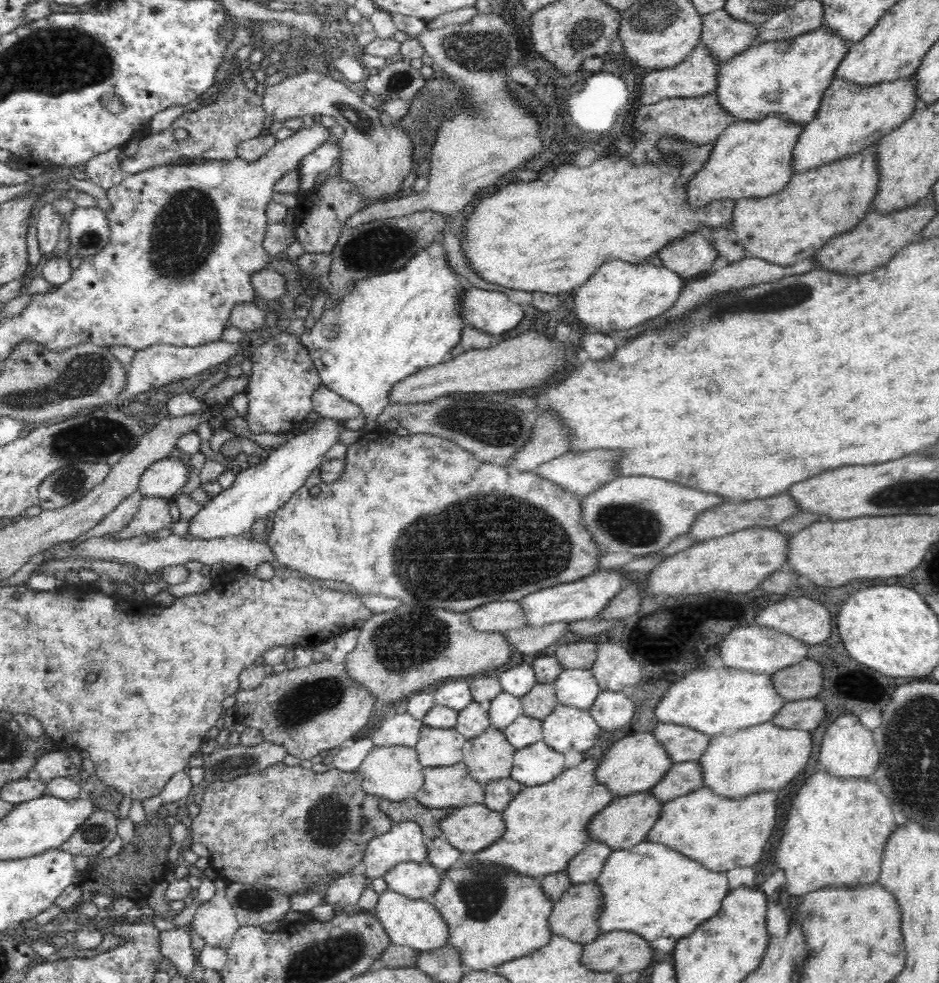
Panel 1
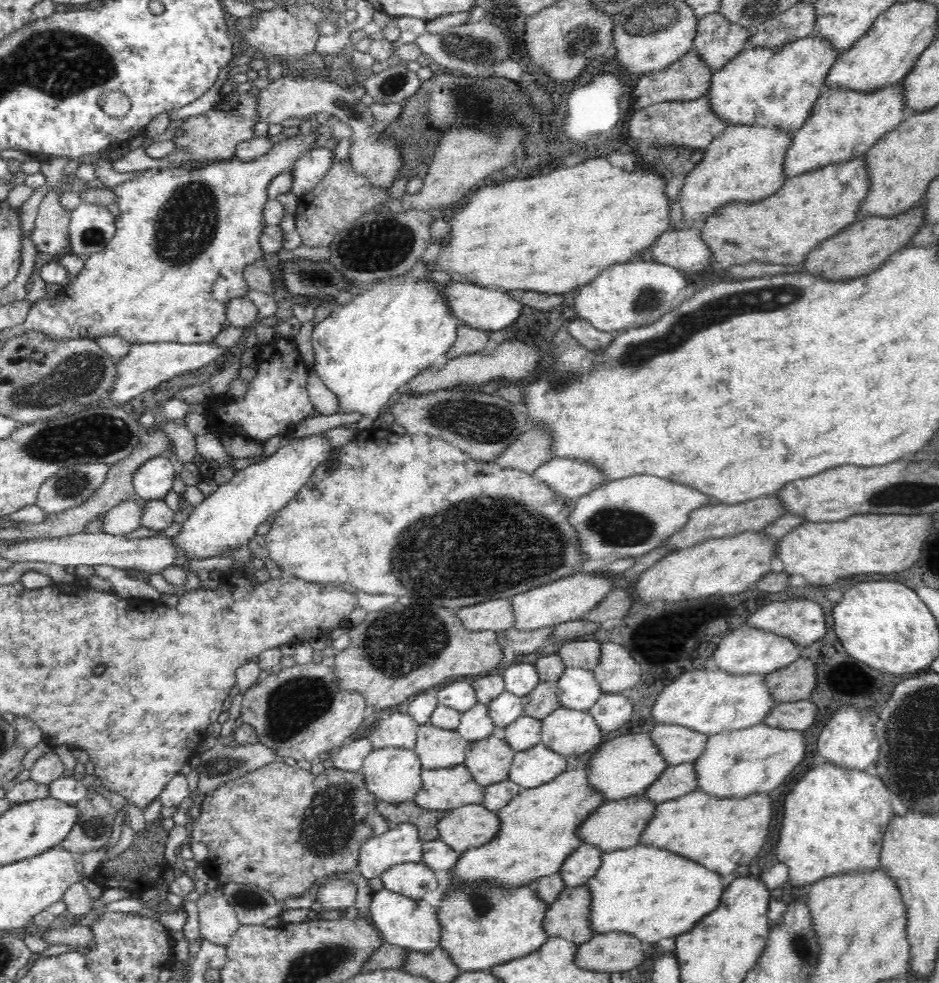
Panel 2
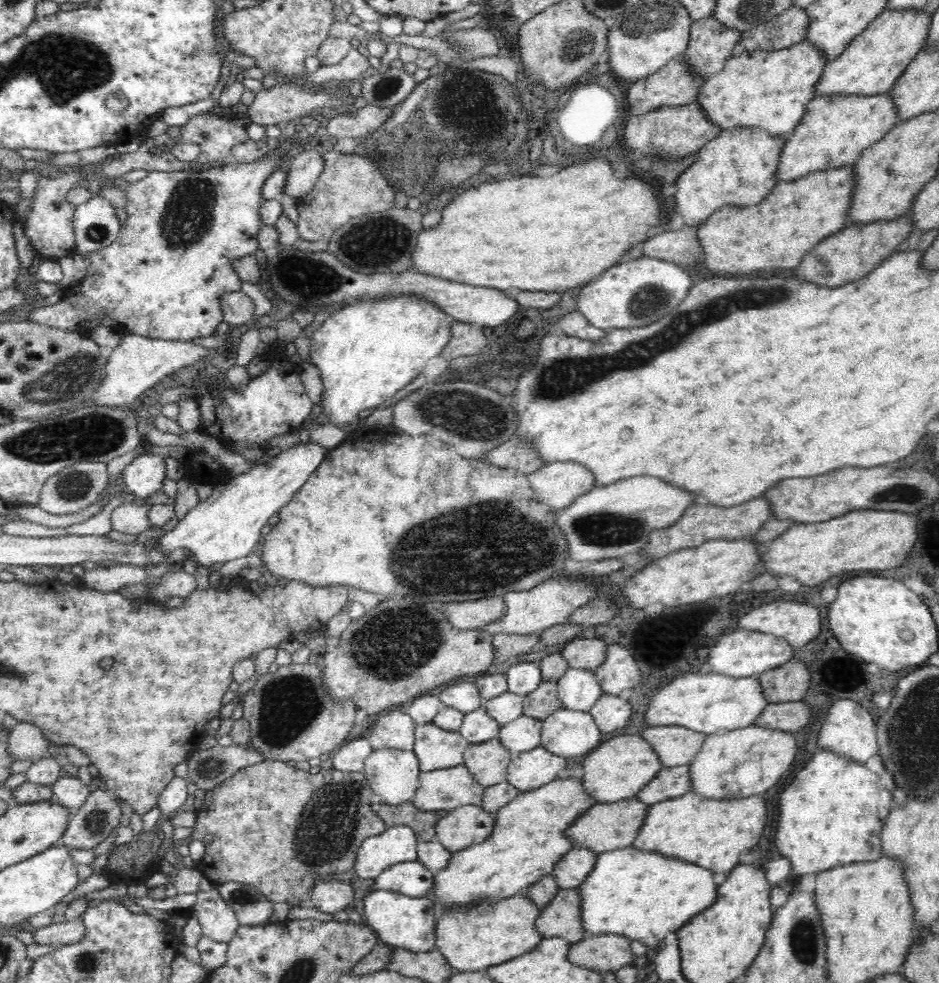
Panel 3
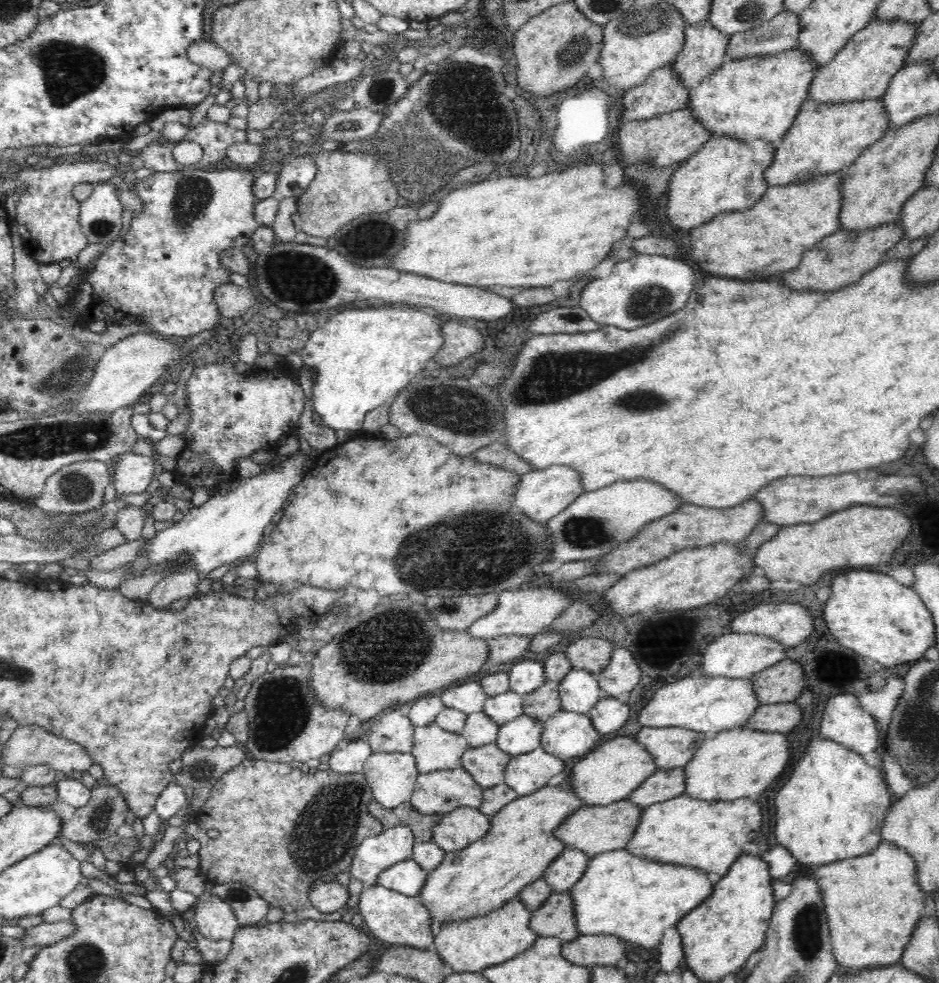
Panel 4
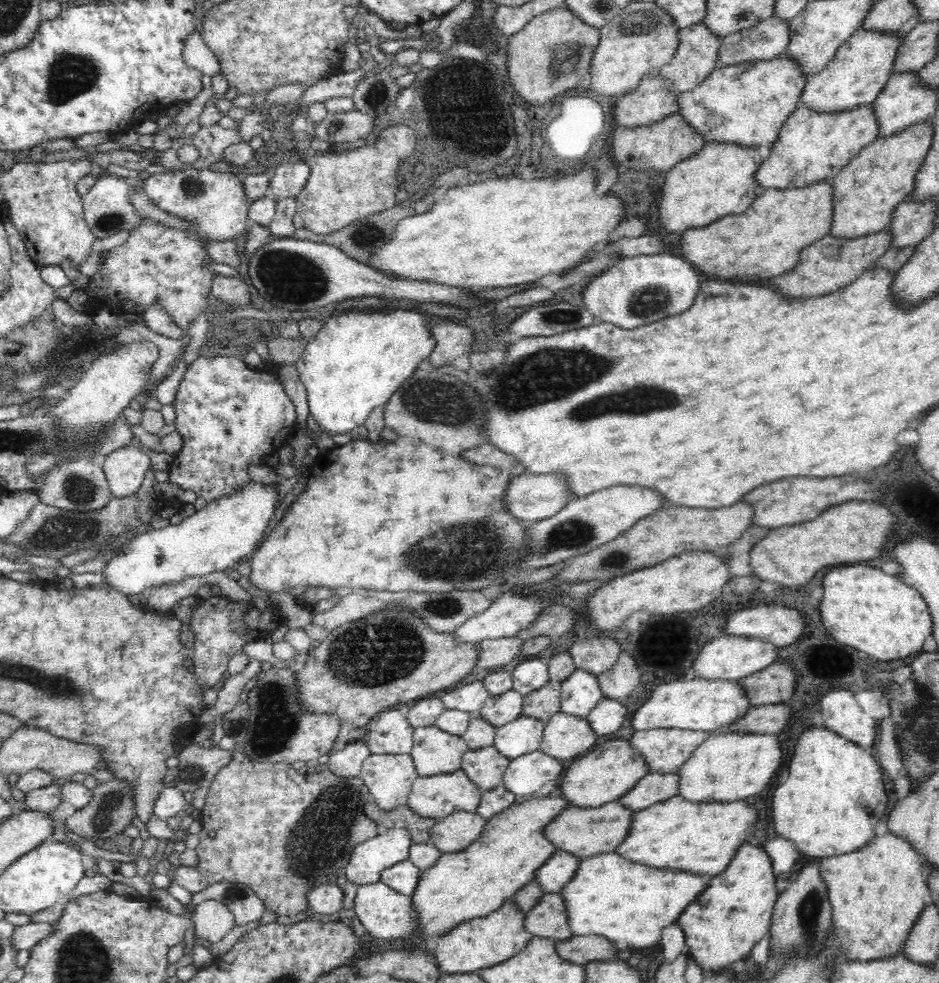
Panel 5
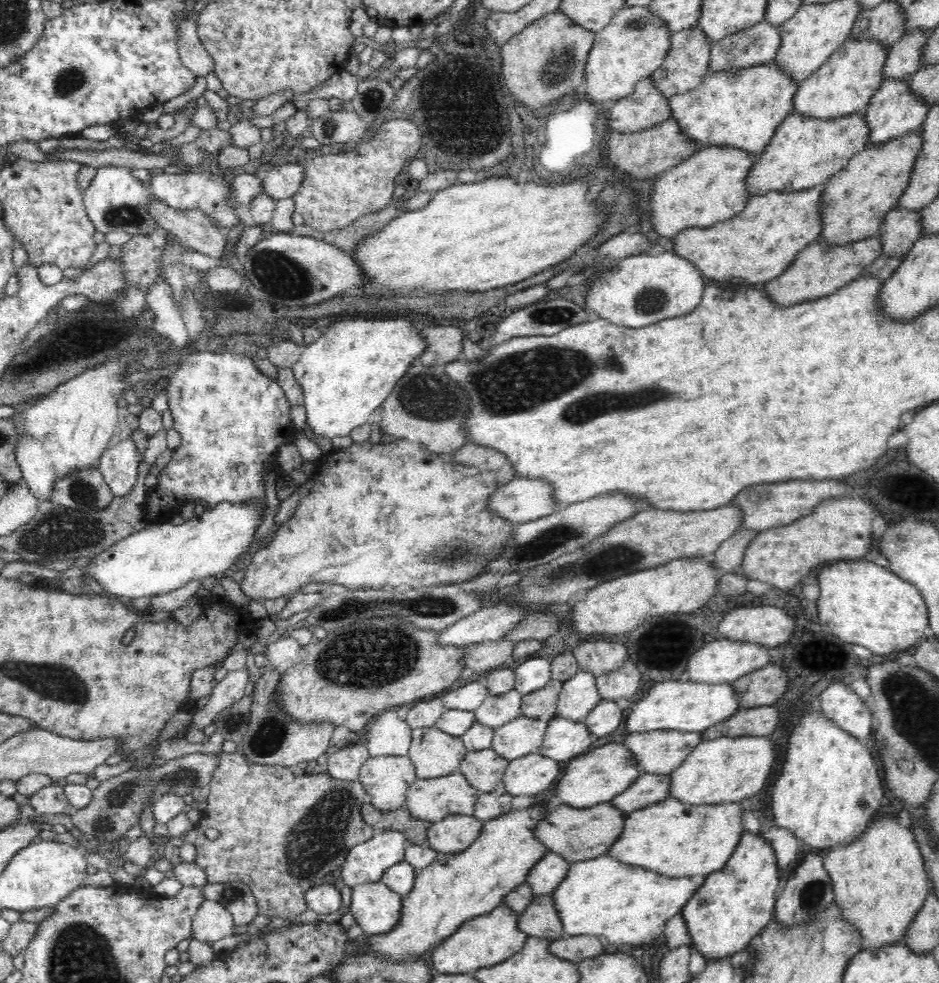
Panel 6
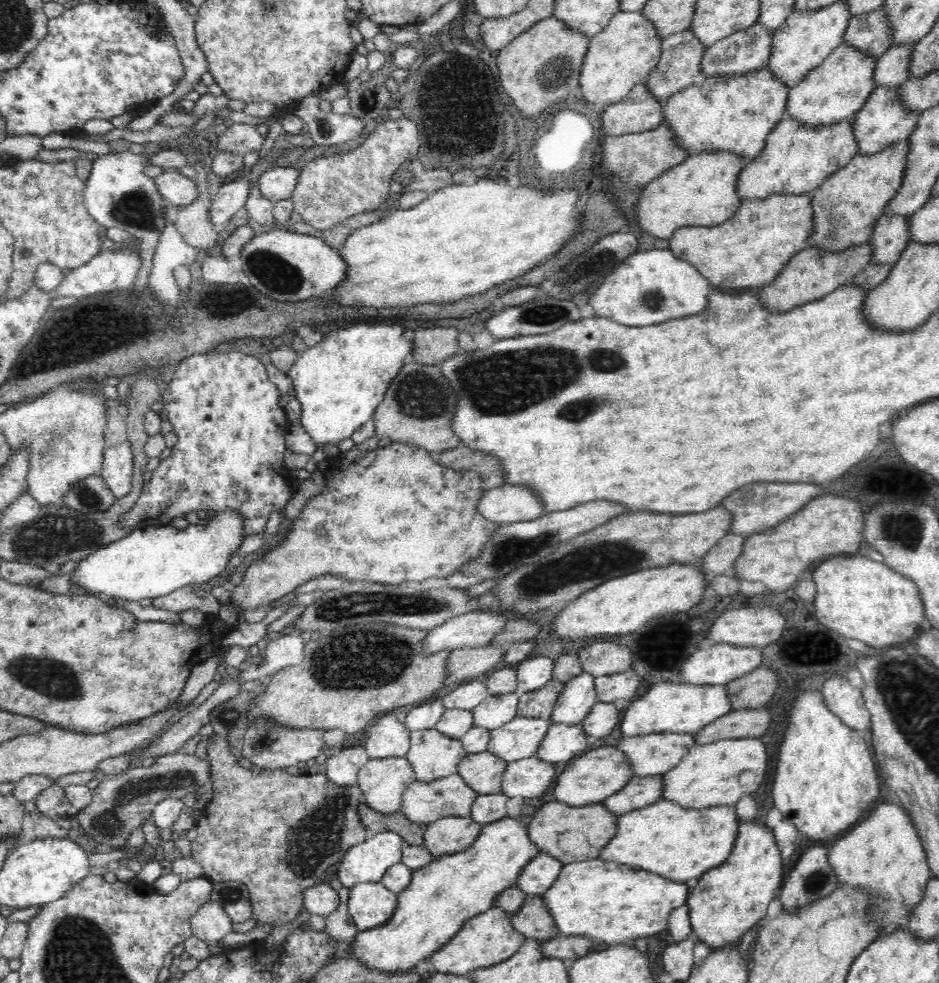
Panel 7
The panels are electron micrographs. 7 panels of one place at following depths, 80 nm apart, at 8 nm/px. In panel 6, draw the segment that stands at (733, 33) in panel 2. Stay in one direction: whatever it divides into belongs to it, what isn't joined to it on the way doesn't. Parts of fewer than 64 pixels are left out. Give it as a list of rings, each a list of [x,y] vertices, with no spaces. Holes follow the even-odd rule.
[[[698,26],[673,32],[672,48],[670,48],[668,56],[650,76],[662,95],[670,98],[701,85],[703,78],[710,73],[712,44],[712,39]]]

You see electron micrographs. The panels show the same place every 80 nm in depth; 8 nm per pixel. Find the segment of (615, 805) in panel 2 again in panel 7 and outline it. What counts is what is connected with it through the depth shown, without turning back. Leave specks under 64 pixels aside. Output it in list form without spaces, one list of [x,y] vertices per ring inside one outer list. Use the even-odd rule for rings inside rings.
[[[549,801],[531,816],[528,824],[529,840],[540,852],[564,864],[594,859],[617,833],[617,816],[603,803],[573,807],[565,802]]]

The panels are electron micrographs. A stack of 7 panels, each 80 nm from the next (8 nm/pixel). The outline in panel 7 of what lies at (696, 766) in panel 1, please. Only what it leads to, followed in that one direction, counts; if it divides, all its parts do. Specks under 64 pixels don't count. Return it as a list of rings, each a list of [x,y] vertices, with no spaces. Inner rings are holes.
[[[663,775],[633,776],[623,789],[609,796],[603,805],[614,814],[624,814],[634,809],[653,805],[662,799]]]

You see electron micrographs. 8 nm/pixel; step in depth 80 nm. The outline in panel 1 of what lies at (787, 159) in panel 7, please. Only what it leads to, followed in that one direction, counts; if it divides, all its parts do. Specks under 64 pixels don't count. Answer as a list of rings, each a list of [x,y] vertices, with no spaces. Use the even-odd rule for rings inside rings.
[[[913,75],[896,78],[890,82],[880,82],[874,86],[862,86],[856,82],[834,78],[829,88],[825,90],[817,116],[813,121],[806,123],[805,132],[798,137],[793,150],[795,172],[800,173],[825,166],[846,159],[849,154],[858,154],[859,151],[866,150],[868,146],[875,145],[881,137],[890,134],[892,130],[906,122],[918,108],[917,79],[913,78]]]

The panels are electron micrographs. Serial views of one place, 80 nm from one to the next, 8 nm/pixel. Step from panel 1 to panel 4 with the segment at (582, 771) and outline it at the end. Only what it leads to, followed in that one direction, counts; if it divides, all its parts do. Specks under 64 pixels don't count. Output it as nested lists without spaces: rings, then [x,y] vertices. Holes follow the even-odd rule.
[[[566,780],[556,786],[544,786],[528,796],[520,796],[506,804],[495,815],[491,816],[492,826],[480,840],[469,844],[462,850],[454,850],[444,855],[440,866],[428,873],[424,886],[417,894],[428,907],[432,920],[442,925],[452,919],[468,919],[471,916],[486,915],[489,911],[501,907],[503,903],[518,896],[522,889],[544,876],[553,860],[560,856],[567,847],[554,835],[566,818],[569,818],[586,802],[574,793],[572,783]]]

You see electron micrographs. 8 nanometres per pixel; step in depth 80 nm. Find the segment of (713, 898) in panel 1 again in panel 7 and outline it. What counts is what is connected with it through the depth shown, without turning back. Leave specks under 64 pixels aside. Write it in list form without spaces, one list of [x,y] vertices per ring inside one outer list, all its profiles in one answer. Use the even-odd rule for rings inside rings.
[[[596,857],[594,859],[565,864],[557,880],[554,881],[553,885],[550,886],[544,894],[540,895],[540,897],[545,902],[549,913],[553,915],[554,922],[556,922],[560,935],[584,936],[594,939],[596,943],[605,942],[608,945],[615,945],[620,943],[632,943],[636,938],[646,938],[650,935],[662,932],[662,930],[667,928],[667,918],[669,914],[672,913],[674,909],[677,909],[682,903],[686,903],[686,899],[690,895],[689,892],[689,885],[684,884],[684,882],[672,882],[672,880],[662,878],[662,876],[658,876],[658,874],[648,873],[646,870],[636,869],[631,865],[622,864],[620,862],[606,862],[605,859]]]

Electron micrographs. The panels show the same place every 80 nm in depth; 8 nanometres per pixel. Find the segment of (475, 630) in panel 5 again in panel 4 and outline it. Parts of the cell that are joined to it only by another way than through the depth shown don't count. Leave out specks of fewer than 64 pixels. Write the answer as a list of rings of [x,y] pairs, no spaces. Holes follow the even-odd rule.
[[[528,588],[527,590],[510,591],[506,590],[504,593],[500,593],[500,602],[498,602],[496,608],[478,618],[476,622],[468,625],[466,631],[470,635],[474,635],[477,638],[496,638],[502,635],[522,635],[532,637],[543,631],[546,625],[552,624],[562,610],[566,610],[568,606],[574,604],[574,598],[568,596],[566,592],[560,592],[560,590],[552,590],[552,588]]]

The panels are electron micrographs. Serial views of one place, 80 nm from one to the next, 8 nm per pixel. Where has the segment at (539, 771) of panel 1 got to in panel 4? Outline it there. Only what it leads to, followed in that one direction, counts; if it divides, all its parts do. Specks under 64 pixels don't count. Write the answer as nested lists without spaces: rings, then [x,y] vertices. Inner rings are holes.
[[[540,746],[532,750],[532,752],[527,752],[511,759],[506,768],[505,783],[510,788],[513,788],[519,797],[528,796],[528,794],[540,790],[545,786],[549,778],[554,778],[556,774],[560,774],[562,771],[564,771],[564,759],[548,754]]]

